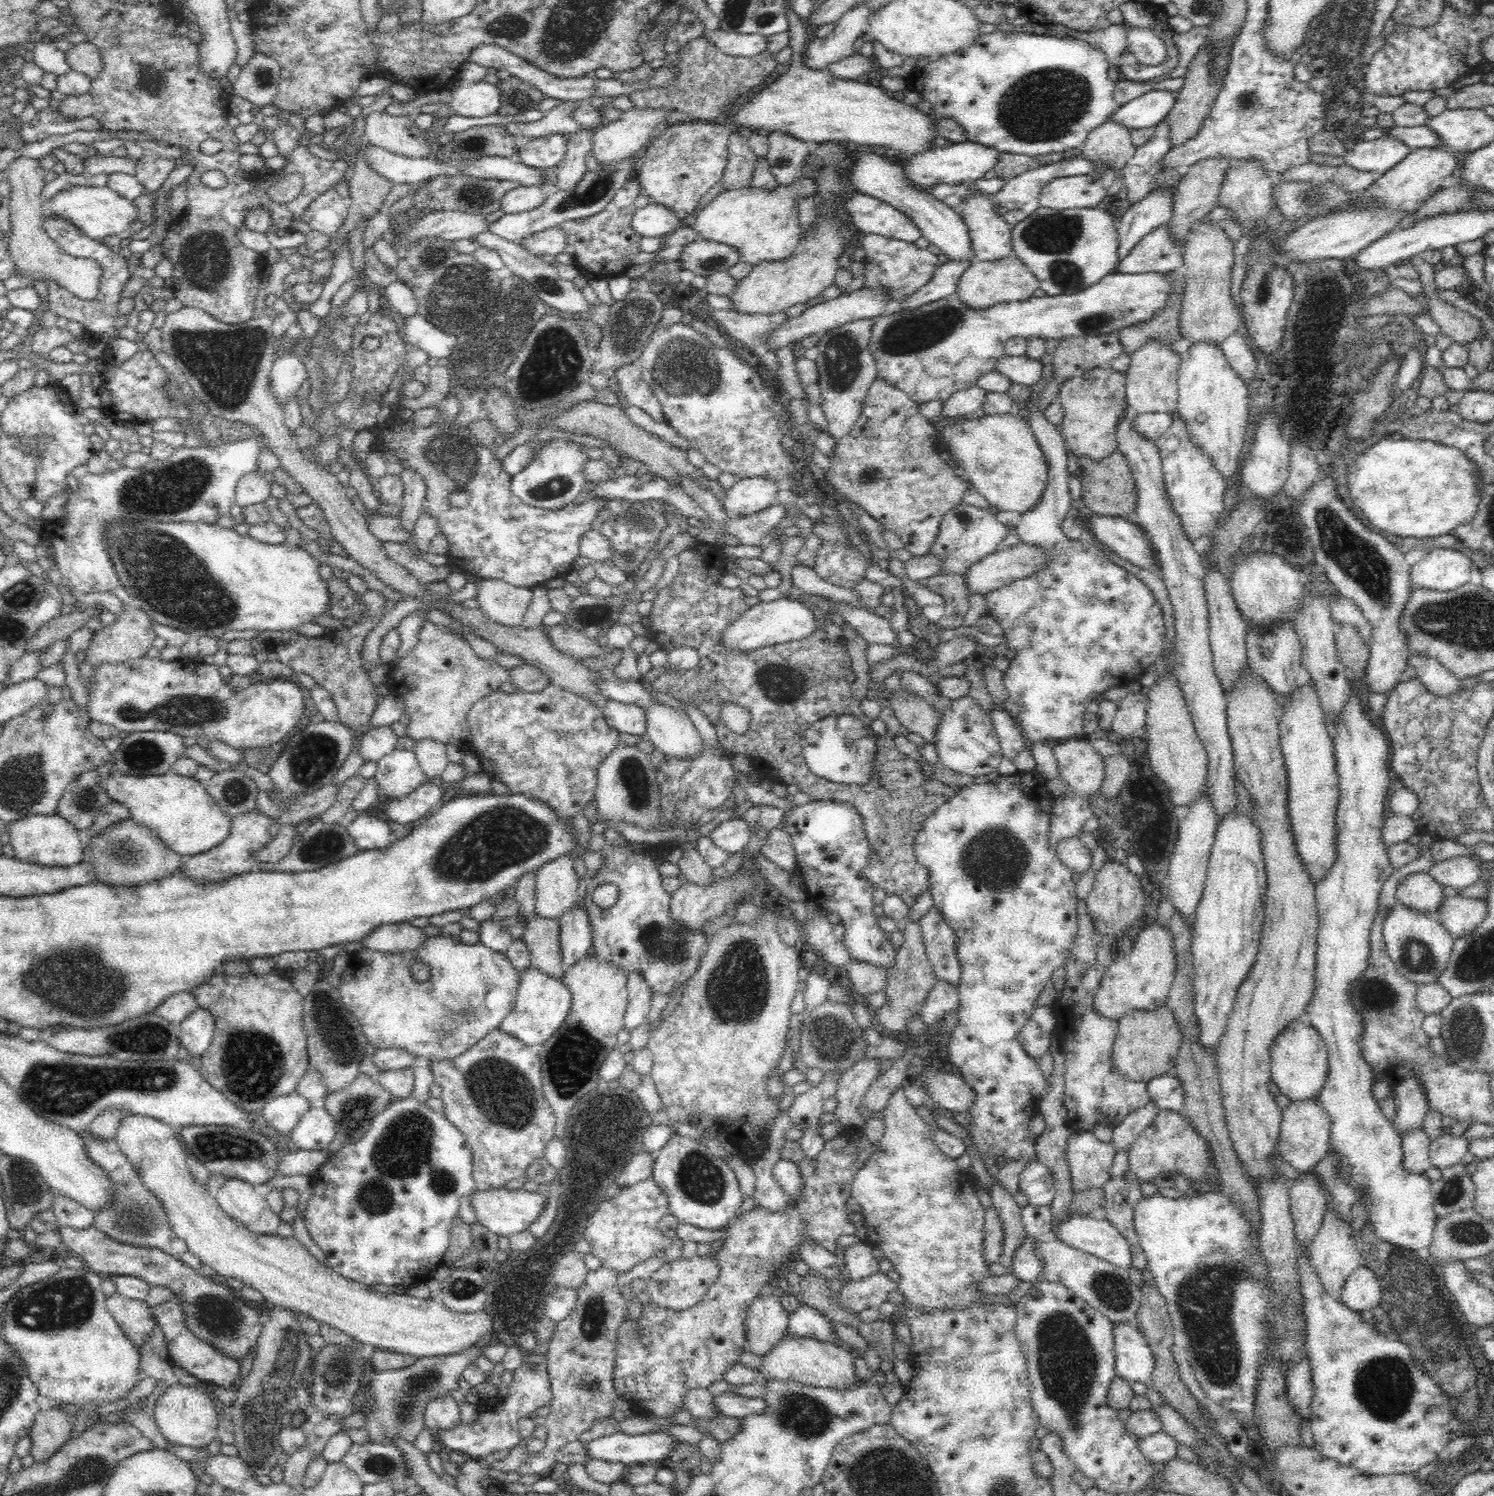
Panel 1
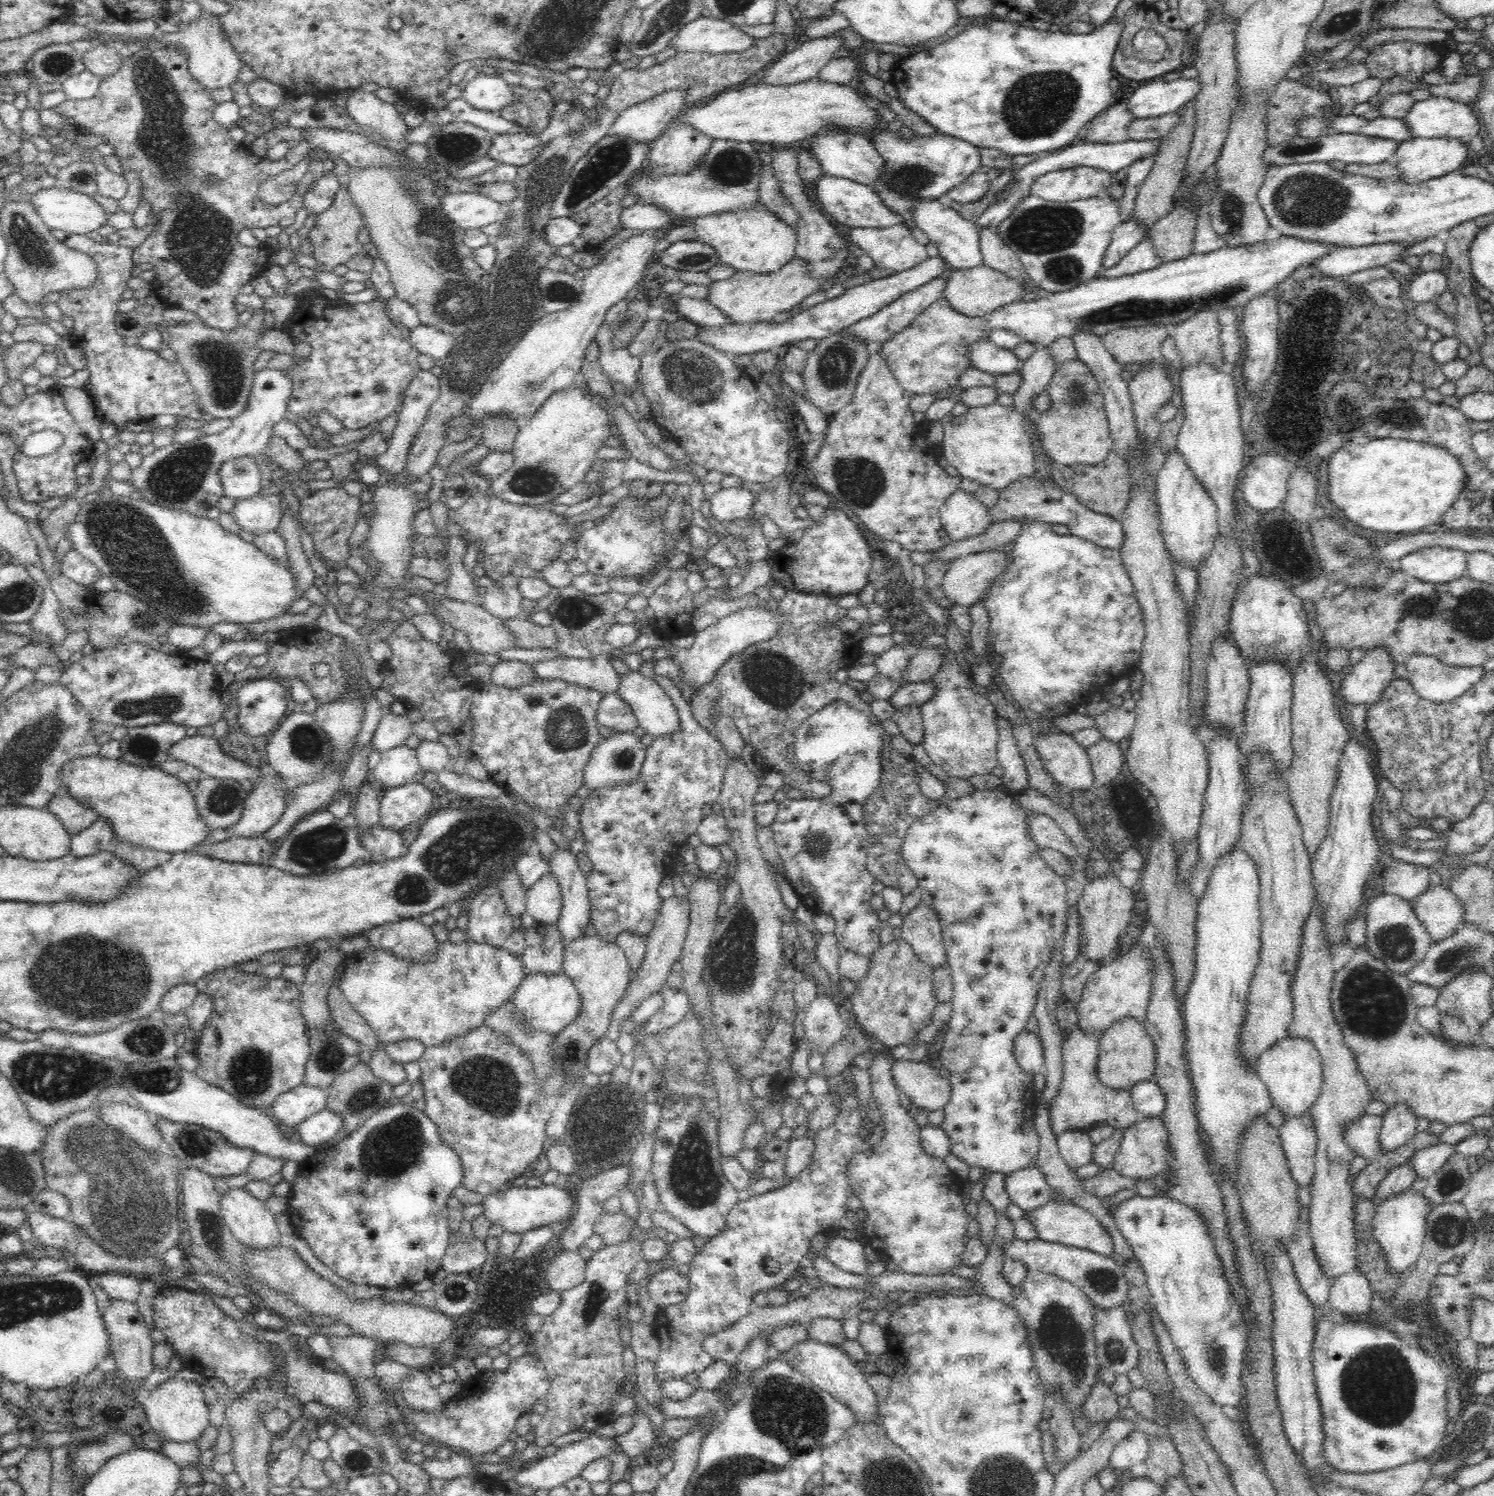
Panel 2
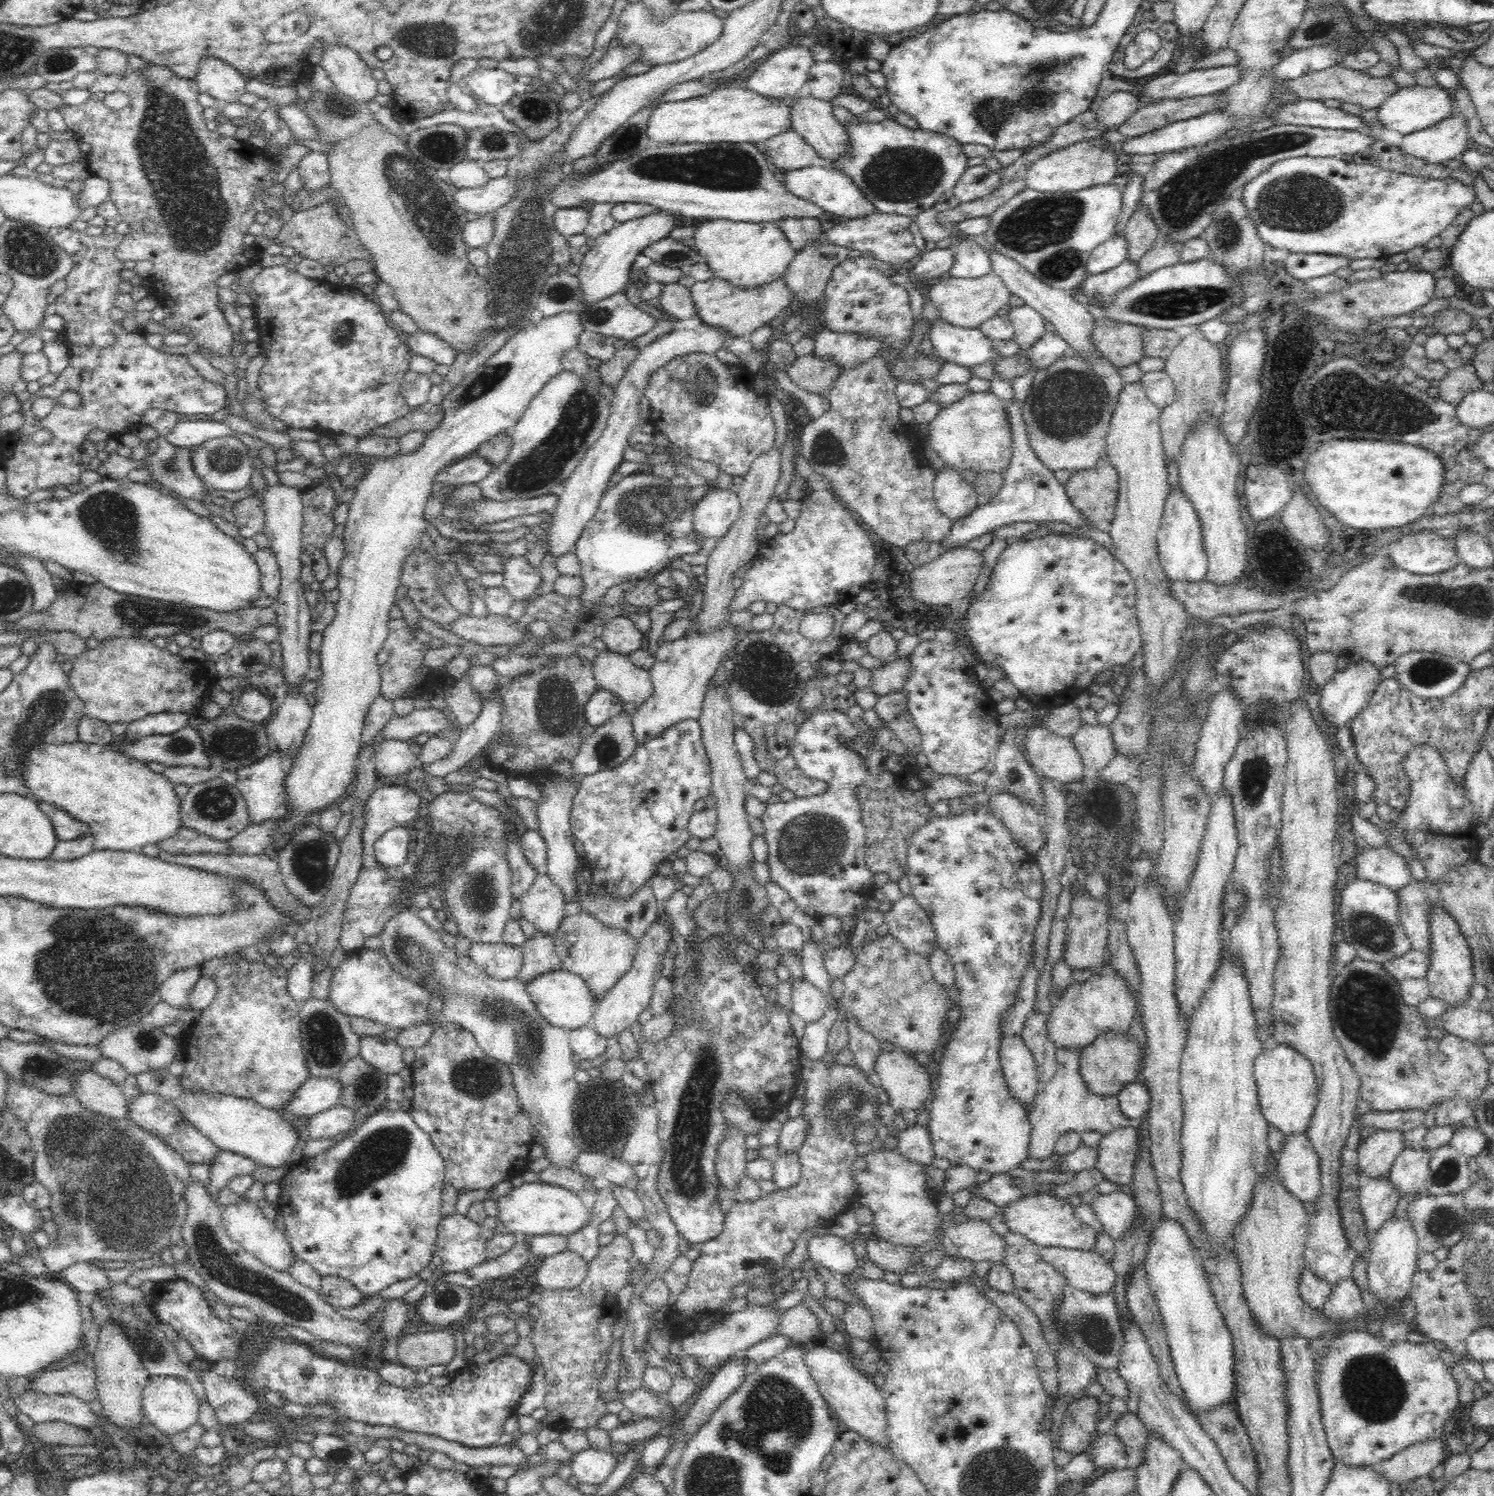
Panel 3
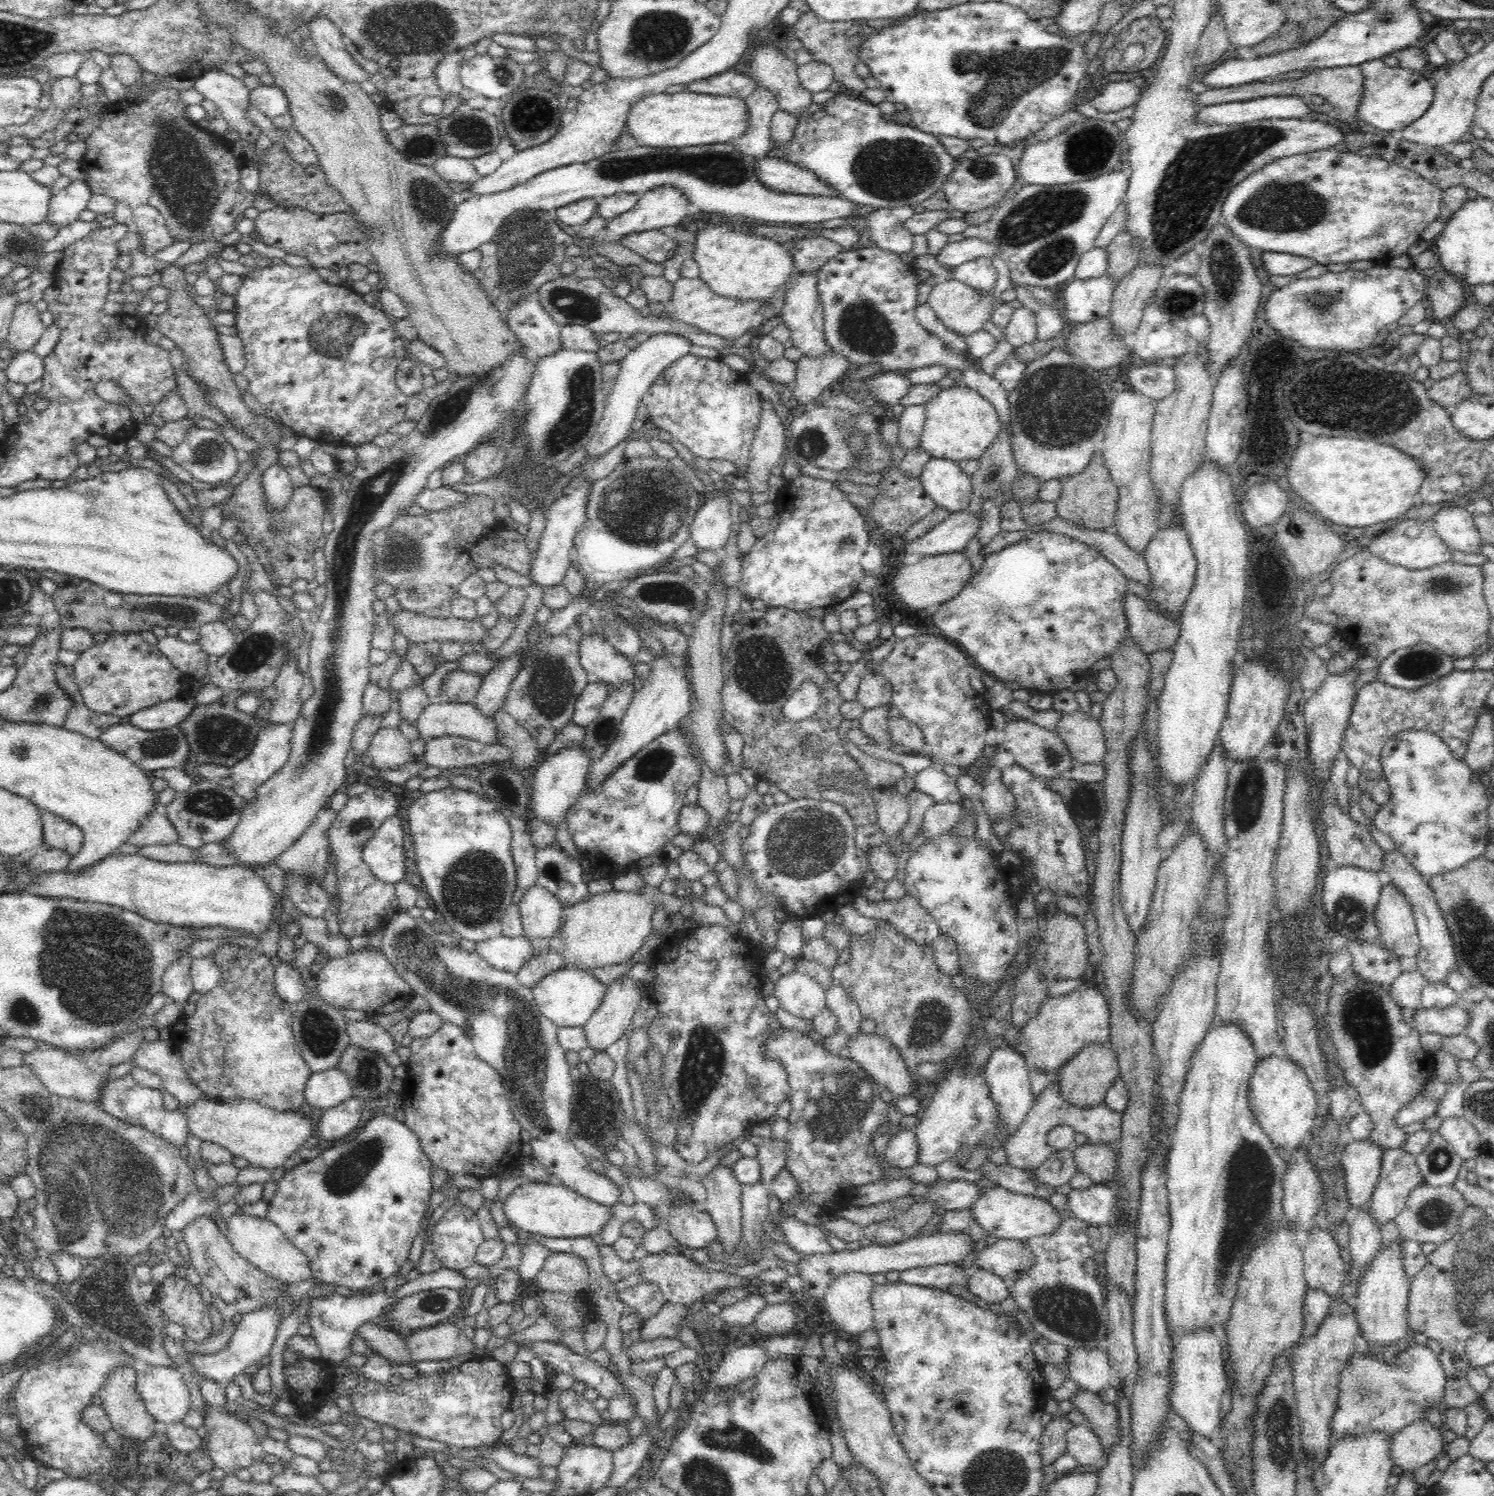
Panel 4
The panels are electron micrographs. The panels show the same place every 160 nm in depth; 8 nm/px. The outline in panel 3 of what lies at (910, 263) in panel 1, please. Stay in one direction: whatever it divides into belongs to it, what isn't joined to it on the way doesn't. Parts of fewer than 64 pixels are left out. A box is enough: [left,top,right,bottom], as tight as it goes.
[825,211,920,264]

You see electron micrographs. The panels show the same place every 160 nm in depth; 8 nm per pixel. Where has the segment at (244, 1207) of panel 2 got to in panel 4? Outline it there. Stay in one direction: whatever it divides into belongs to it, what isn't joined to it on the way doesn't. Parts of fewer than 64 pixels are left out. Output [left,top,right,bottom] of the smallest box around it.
[225,1213,312,1283]

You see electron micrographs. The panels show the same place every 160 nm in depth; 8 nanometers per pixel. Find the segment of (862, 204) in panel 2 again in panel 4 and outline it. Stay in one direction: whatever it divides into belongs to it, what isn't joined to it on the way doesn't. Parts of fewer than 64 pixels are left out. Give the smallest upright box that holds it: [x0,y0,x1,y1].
[756,156,840,199]

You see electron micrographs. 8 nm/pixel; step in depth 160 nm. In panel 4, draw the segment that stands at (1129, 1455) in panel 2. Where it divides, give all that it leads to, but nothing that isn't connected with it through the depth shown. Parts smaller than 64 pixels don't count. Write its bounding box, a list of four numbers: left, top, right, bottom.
[1067,1425,1107,1466]

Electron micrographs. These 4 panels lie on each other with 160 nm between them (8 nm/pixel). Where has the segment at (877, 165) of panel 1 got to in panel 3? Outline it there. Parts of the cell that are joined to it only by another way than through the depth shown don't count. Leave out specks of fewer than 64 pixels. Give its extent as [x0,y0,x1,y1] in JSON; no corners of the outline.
[792,94,992,278]

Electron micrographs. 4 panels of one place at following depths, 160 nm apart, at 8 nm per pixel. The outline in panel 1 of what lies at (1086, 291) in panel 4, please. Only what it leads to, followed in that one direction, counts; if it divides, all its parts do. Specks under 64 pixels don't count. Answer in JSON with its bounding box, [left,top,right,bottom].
[1117,223,1185,274]

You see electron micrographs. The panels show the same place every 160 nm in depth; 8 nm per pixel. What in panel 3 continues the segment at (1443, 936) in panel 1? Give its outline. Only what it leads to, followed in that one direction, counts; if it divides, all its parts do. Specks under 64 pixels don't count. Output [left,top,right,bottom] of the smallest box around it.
[1338,878,1413,965]

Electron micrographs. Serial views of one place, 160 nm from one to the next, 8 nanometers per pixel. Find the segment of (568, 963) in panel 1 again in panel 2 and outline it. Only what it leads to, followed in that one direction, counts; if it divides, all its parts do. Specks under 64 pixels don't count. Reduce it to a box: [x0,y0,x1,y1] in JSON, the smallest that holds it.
[550,850,591,946]

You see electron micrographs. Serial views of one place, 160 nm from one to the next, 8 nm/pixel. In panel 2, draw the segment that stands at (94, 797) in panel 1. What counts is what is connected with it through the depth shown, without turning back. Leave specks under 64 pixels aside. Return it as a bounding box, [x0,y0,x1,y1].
[46,785,99,835]

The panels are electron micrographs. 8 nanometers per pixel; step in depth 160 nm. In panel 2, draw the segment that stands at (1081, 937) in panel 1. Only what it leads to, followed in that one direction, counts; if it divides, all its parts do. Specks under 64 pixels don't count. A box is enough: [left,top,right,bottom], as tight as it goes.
[1050,951,1142,1136]

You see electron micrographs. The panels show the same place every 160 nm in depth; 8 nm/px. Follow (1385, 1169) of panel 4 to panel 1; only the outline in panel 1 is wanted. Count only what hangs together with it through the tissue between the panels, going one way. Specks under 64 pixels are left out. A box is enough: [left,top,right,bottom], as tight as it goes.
[1430,1134,1470,1168]

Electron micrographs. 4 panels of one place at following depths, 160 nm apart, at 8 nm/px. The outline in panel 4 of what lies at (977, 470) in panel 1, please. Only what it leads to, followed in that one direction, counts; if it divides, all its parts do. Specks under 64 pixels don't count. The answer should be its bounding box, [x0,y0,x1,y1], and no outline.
[919,386,1002,463]

